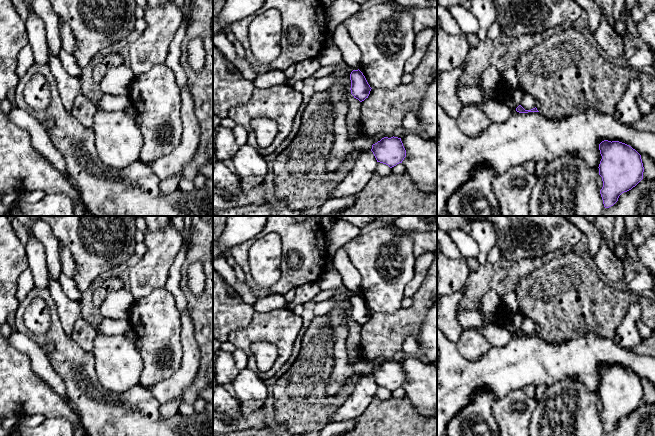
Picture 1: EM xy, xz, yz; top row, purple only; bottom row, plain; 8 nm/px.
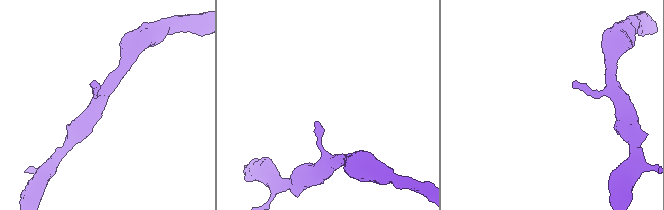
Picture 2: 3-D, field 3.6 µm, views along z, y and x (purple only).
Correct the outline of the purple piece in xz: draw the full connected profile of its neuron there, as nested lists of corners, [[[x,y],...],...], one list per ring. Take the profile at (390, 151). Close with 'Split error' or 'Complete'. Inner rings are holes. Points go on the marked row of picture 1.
[[[384,137],[377,143],[372,145],[373,152],[377,162],[388,165],[390,168],[402,163],[406,157],[406,150],[403,146],[401,138]]]. Complete

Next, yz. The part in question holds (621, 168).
[[[604,140],[599,144],[599,150],[602,159],[598,168],[603,181],[600,194],[604,207],[609,208],[622,193],[643,179],[644,167],[641,155],[625,143]]]. Complete

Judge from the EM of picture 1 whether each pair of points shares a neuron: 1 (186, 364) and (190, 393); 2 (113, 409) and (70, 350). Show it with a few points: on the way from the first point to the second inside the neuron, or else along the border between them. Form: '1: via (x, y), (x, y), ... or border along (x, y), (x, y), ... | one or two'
1: border along (198, 365), (196, 377), (185, 390), (182, 400) | two
2: via (97, 397), (89, 389), (87, 378), (77, 366) | one

